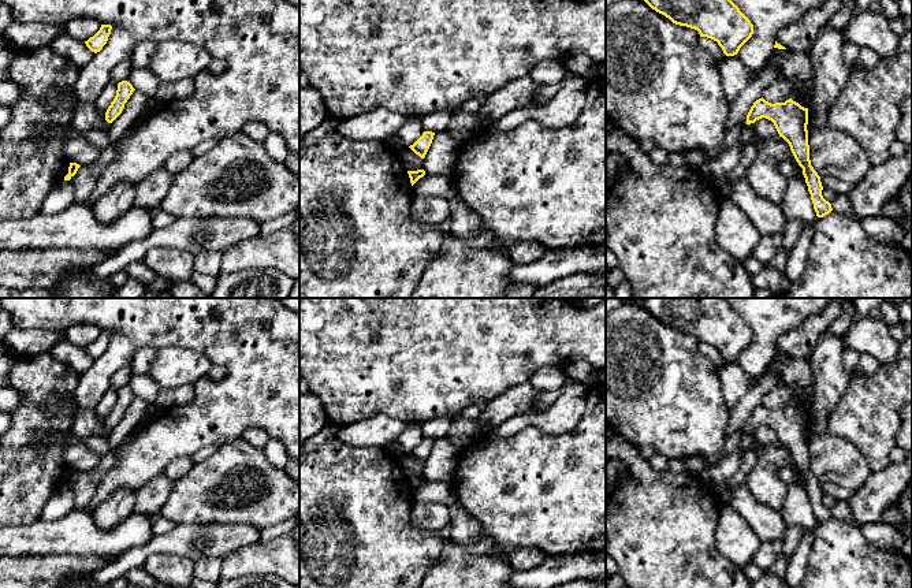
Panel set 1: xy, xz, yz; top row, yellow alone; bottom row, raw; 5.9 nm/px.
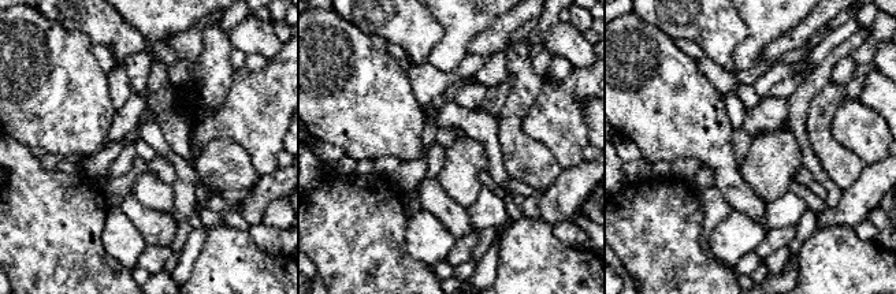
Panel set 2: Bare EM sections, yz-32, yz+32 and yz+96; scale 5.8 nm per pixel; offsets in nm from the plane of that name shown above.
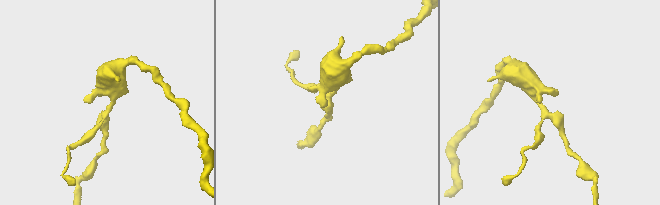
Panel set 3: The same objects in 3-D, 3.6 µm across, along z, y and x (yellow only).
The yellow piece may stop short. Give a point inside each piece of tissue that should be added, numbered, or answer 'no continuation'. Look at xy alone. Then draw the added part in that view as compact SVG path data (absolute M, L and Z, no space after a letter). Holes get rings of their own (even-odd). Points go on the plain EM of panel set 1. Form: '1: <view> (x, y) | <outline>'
no continuation

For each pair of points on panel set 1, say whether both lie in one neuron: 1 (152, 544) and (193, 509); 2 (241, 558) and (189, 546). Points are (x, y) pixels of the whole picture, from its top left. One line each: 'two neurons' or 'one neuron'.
1: two neurons
2: two neurons

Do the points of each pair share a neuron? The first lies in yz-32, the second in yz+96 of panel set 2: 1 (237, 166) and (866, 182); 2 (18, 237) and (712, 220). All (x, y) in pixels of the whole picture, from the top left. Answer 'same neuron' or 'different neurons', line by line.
1: different neurons
2: different neurons

